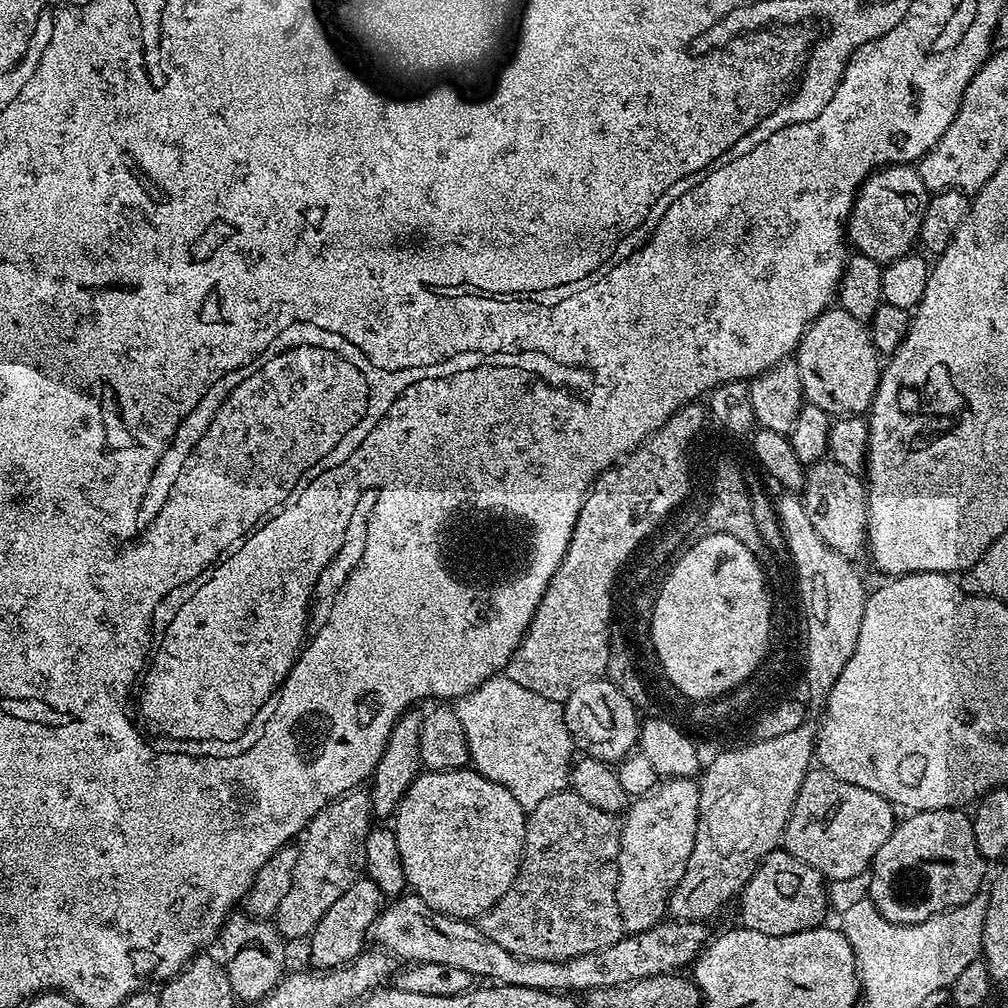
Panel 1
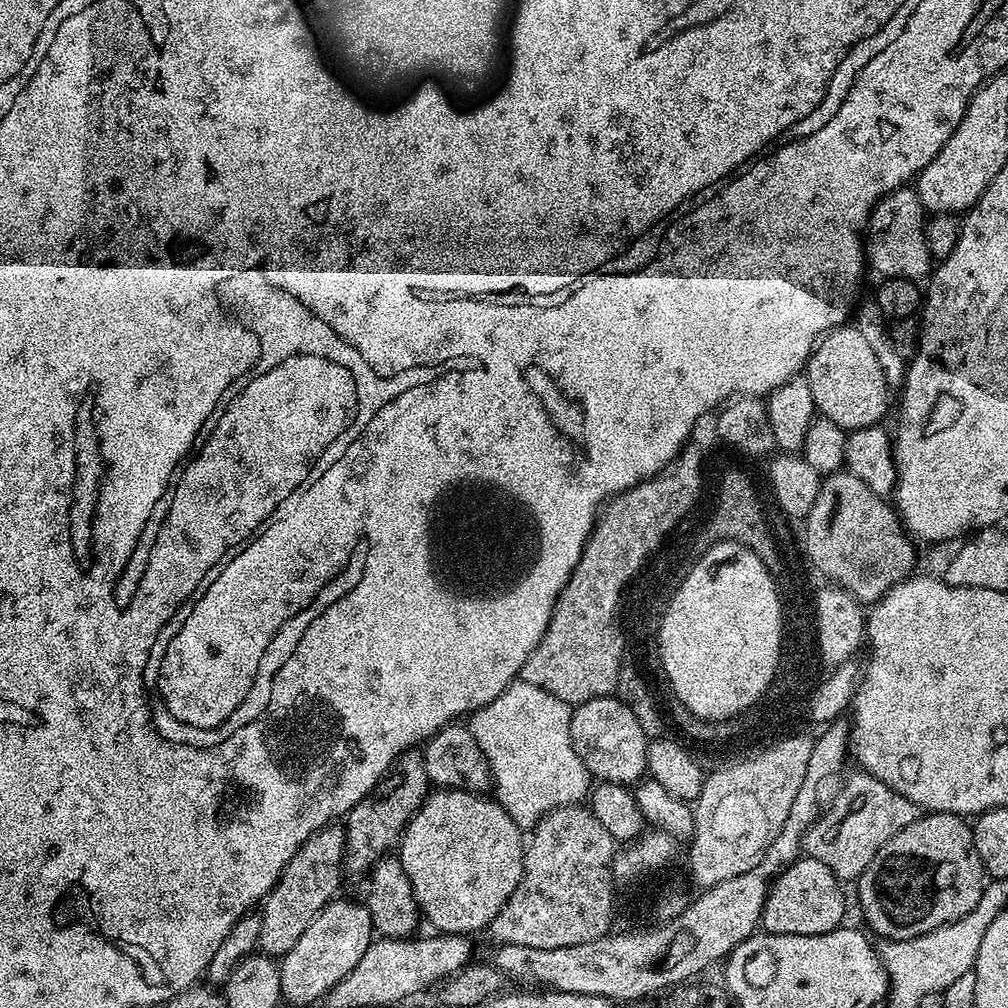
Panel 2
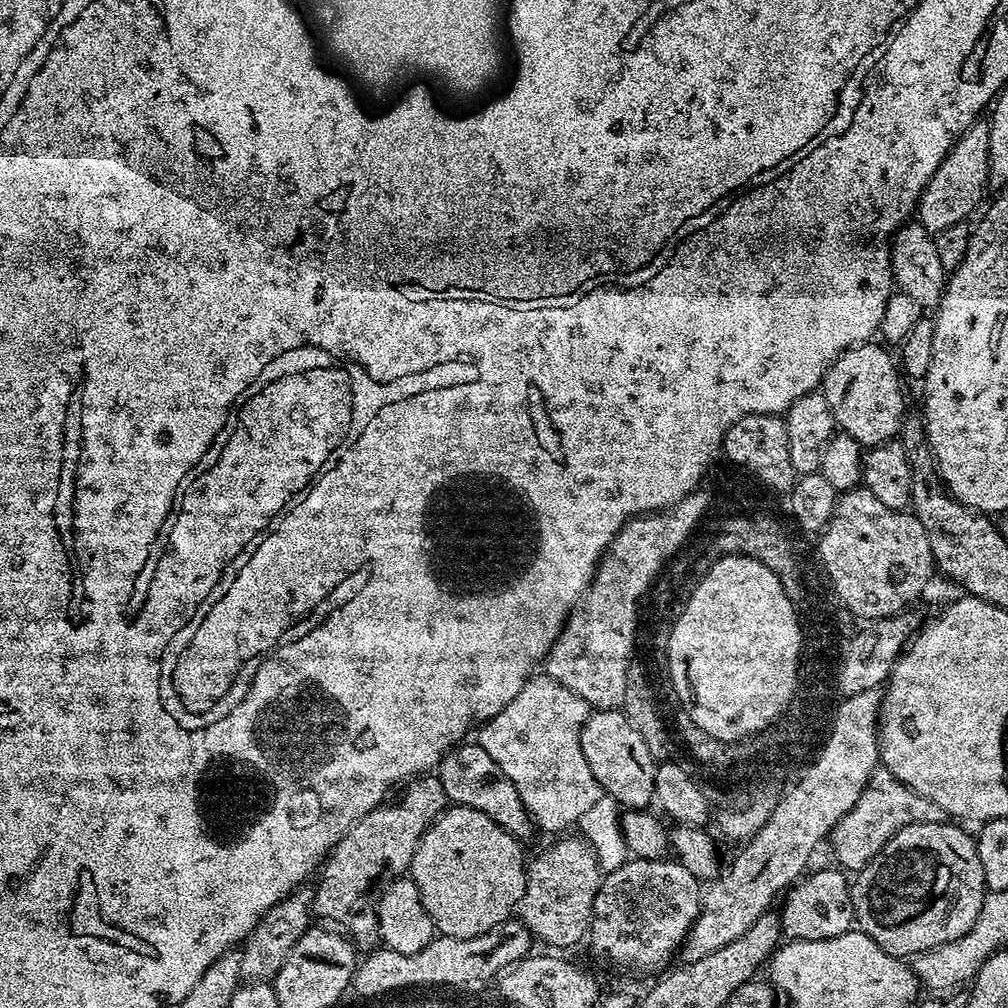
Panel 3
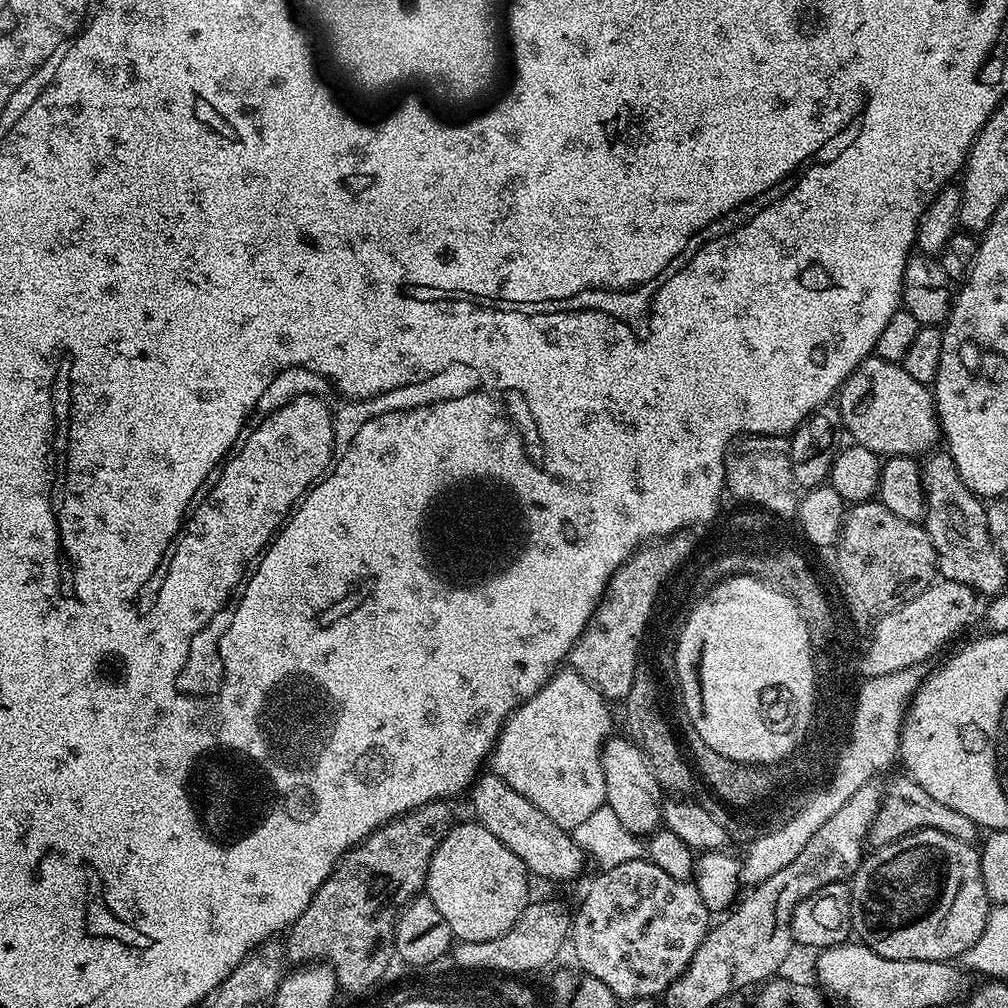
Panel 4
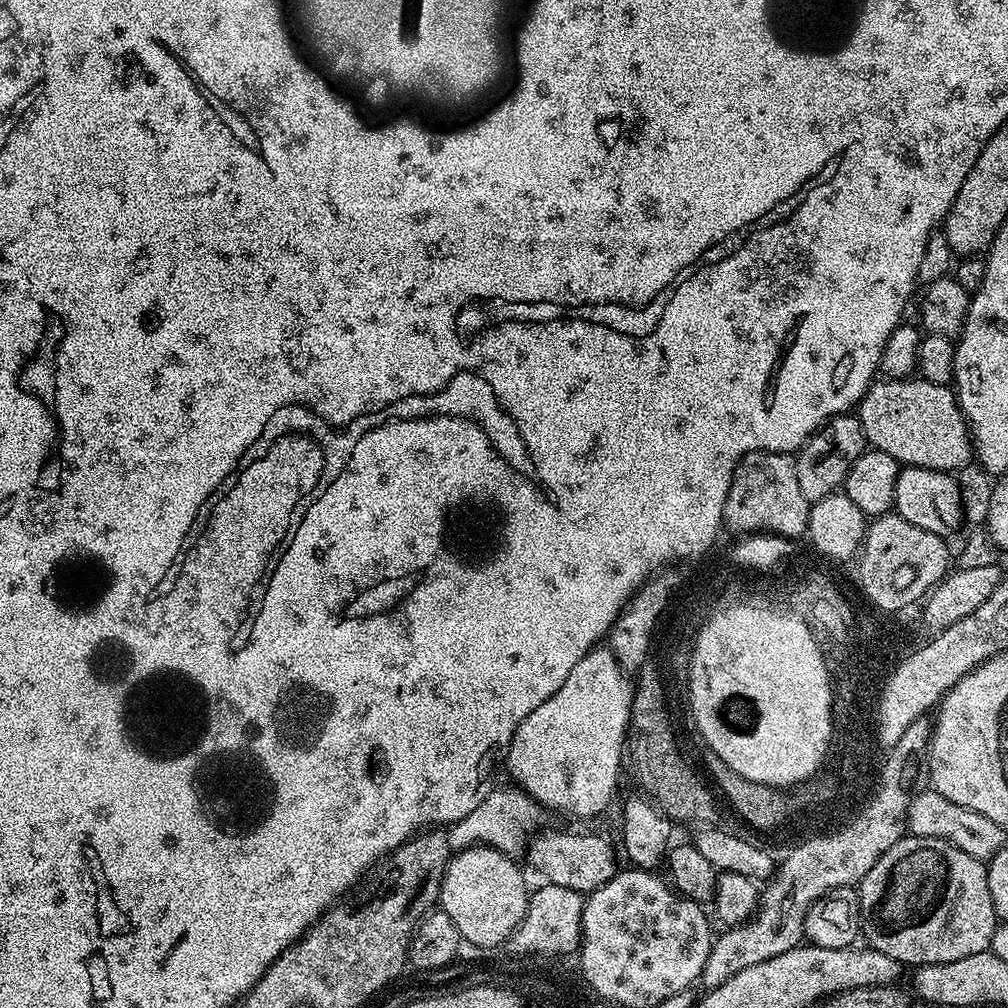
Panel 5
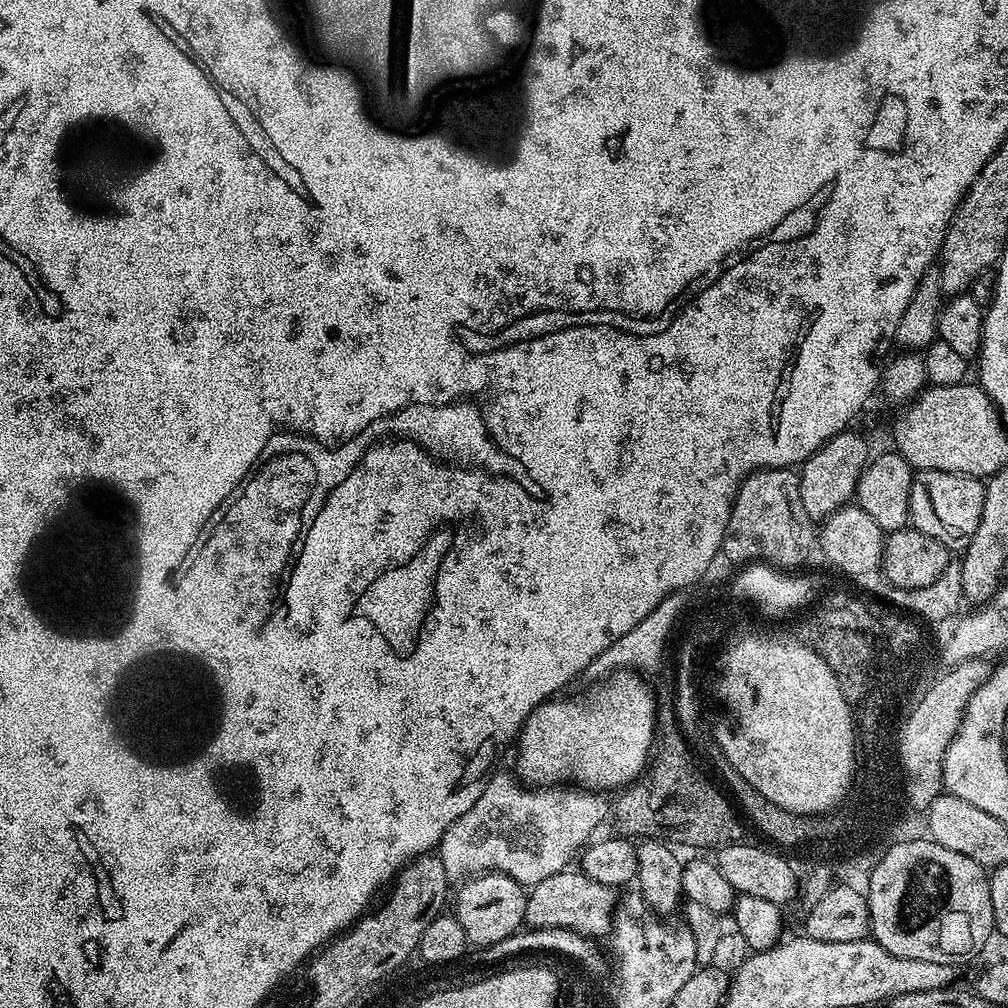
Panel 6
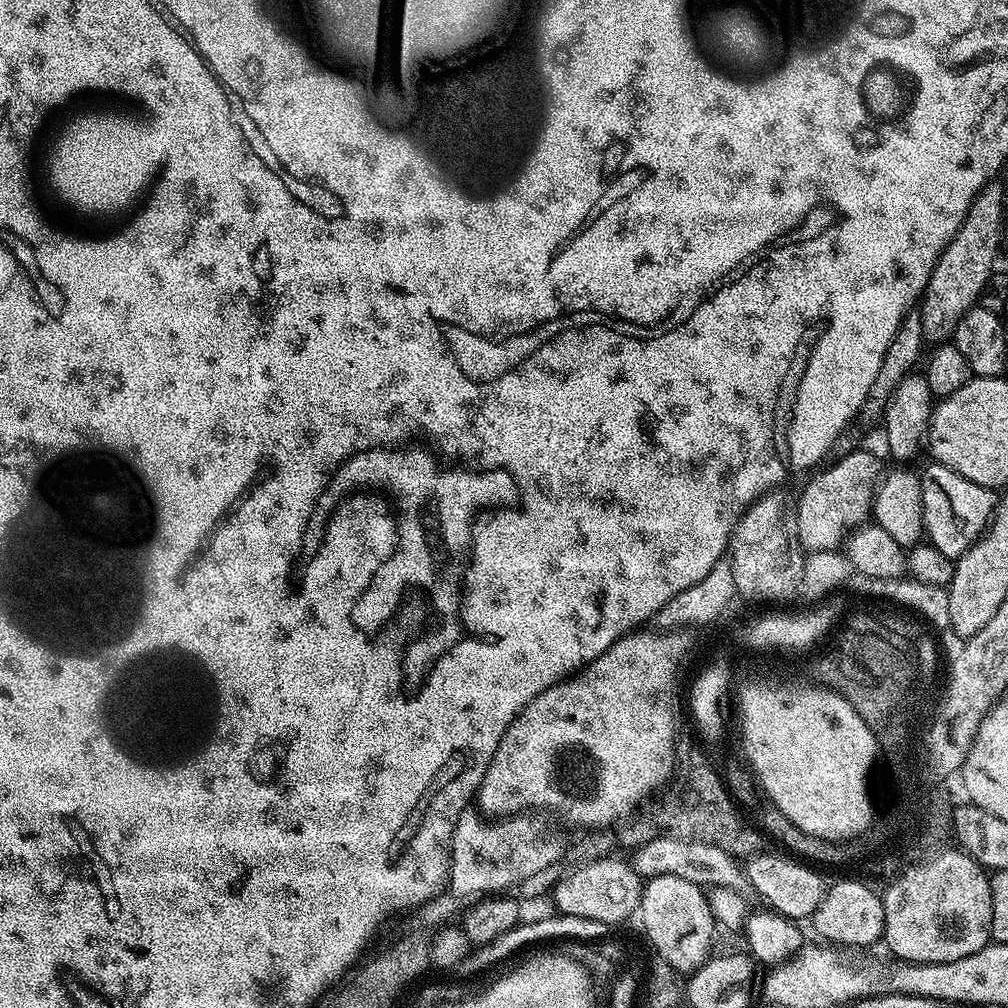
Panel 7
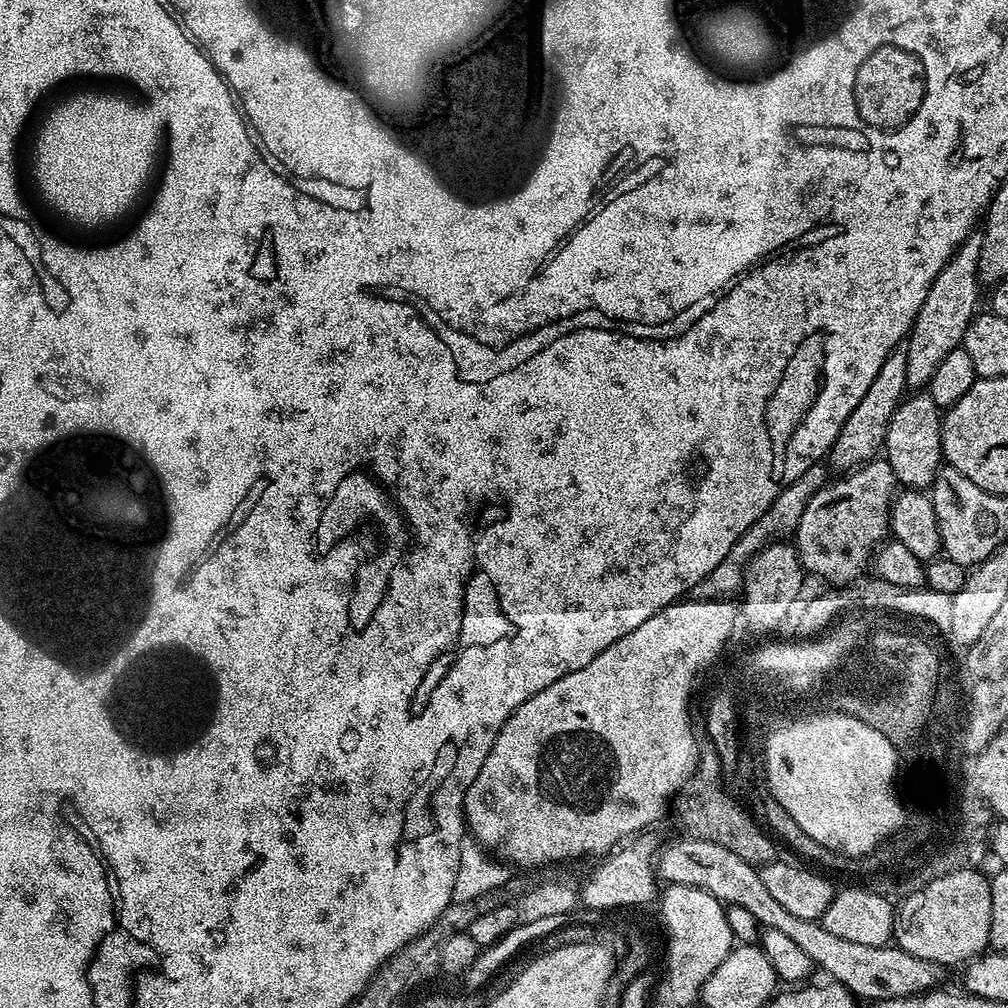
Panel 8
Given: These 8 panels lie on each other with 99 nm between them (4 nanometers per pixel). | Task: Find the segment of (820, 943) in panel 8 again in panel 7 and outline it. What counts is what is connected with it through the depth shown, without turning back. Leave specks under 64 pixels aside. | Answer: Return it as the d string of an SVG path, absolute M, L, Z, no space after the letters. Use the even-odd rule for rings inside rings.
M654 838L654 842L646 842L631 853L630 865L642 878L674 874L678 878L686 878L686 882L699 884L707 890L714 886L730 886L743 889L746 881L741 863L737 857L726 854L726 850L718 850L718 846L706 846L706 842L682 842L678 838Z

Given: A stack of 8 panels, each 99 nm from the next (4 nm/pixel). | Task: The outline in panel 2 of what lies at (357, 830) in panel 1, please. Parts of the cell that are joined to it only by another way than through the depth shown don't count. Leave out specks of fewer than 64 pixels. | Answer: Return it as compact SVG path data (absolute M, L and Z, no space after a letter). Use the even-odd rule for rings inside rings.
M333 822L320 828L304 845L290 858L286 870L282 870L280 881L272 891L264 897L259 918L262 922L262 932L258 945L261 953L273 958L283 958L302 938L306 926L314 922L314 918L326 905L332 903L340 888L340 875L346 872L346 853L348 840L344 837L345 829L339 823Z

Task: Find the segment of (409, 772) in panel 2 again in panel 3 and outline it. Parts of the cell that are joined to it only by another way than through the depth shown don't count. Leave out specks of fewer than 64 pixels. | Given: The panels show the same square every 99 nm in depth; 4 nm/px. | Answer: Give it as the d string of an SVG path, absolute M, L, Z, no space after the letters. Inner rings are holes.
M436 774L415 777L403 785L402 791L404 797L401 800L393 804L385 802L379 808L370 810L370 814L361 818L332 847L319 869L320 881L312 892L313 913L317 917L325 916L328 919L325 921L346 930L355 947L360 950L372 950L378 944L375 911L360 911L368 903L368 907L373 903L377 890L403 877L411 869L418 842L424 837L425 830L449 807L446 792Z

